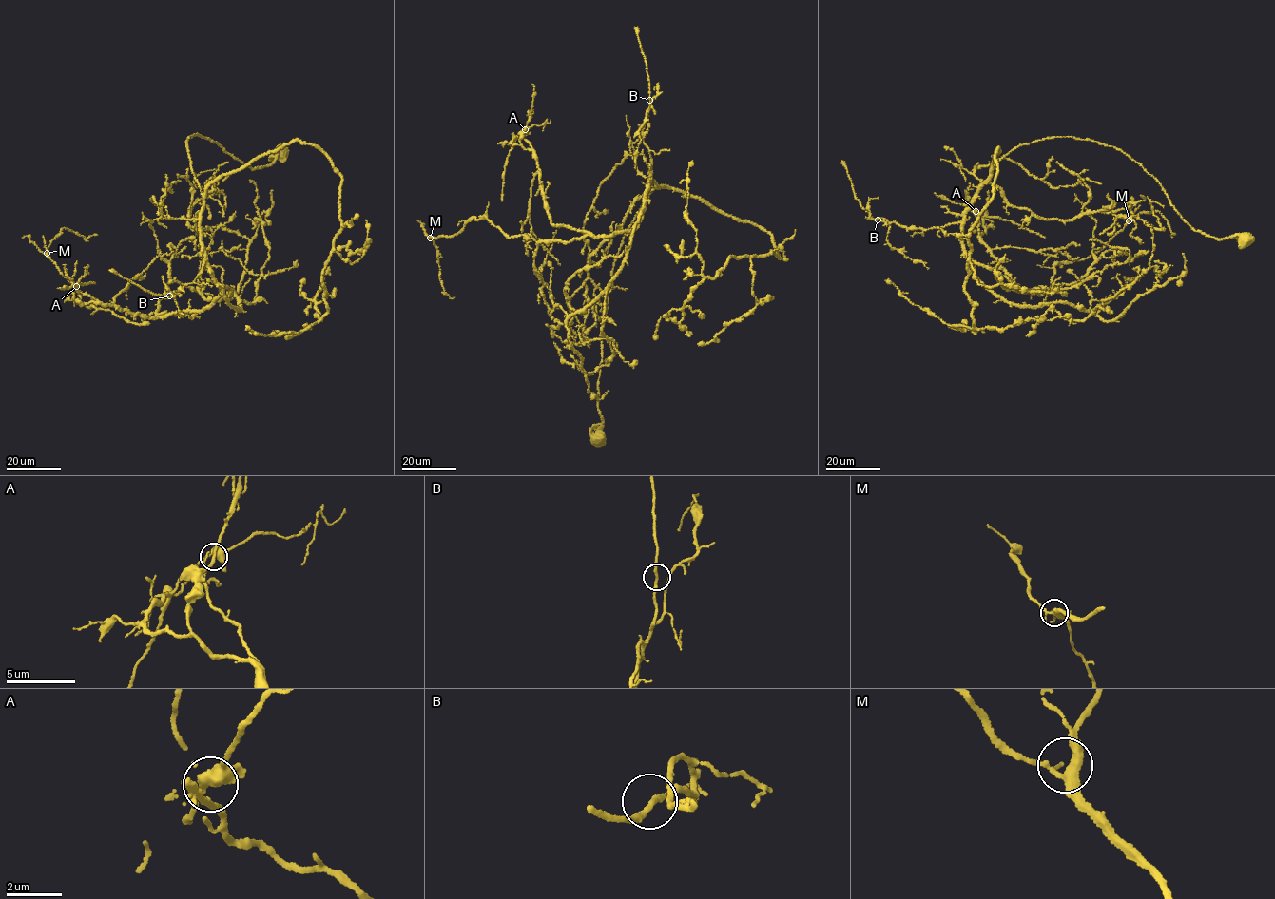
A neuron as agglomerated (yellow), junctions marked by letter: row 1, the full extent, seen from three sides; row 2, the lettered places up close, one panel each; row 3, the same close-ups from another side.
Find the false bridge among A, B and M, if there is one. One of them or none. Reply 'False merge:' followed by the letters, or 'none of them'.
False merge: none of them

